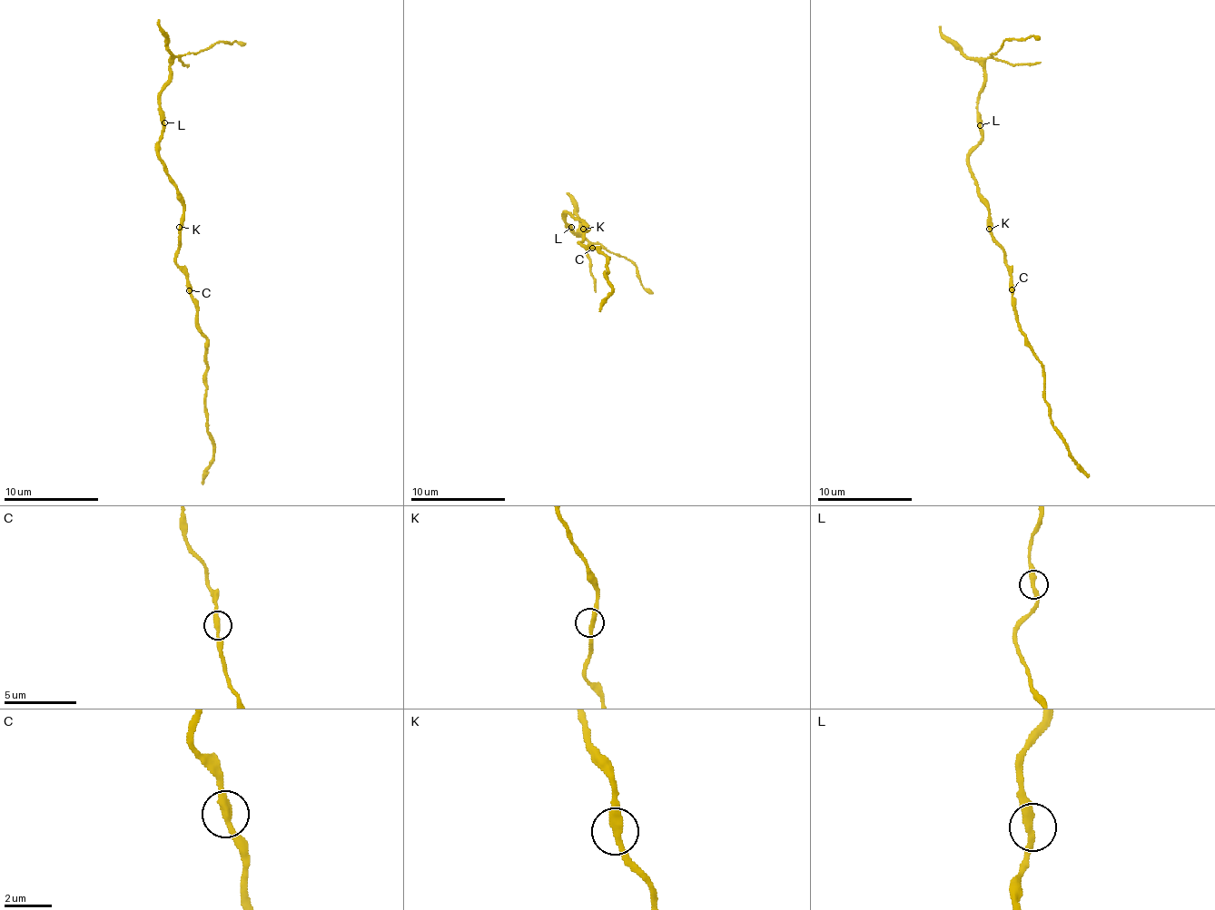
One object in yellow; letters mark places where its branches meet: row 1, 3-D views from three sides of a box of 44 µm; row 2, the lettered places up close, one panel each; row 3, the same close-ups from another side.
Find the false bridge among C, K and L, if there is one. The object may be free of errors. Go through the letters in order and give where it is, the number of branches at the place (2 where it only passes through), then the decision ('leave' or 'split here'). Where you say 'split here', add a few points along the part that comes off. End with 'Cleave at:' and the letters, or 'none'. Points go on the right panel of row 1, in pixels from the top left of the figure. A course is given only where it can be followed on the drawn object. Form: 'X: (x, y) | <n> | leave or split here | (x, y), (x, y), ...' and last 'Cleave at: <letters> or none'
C: (1012, 289) | 2 | leave
K: (989, 229) | 2 | leave
L: (980, 125) | 2 | leave
Cleave at: none

